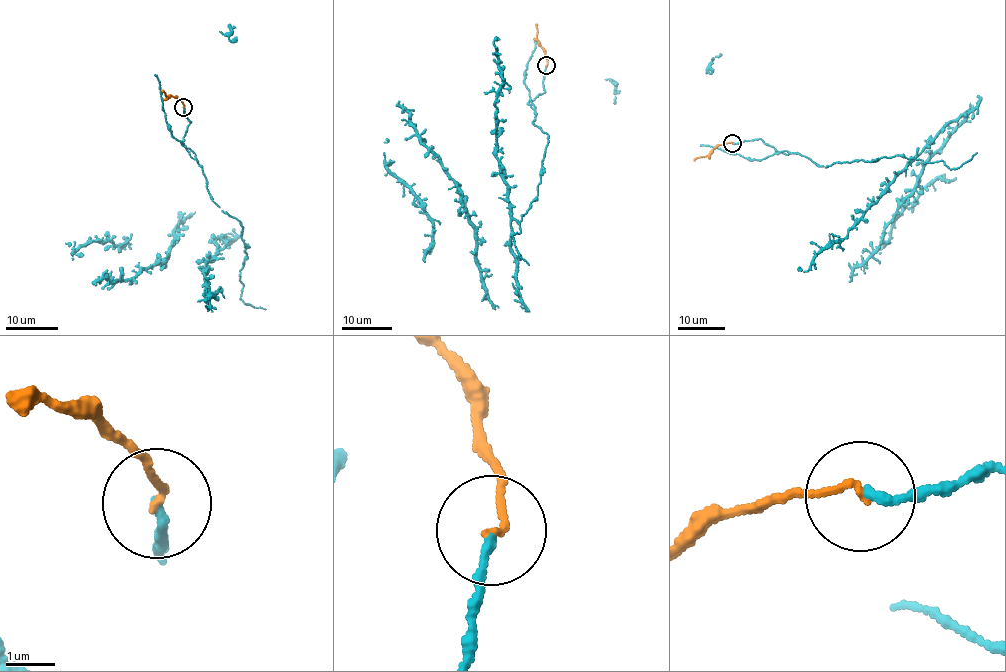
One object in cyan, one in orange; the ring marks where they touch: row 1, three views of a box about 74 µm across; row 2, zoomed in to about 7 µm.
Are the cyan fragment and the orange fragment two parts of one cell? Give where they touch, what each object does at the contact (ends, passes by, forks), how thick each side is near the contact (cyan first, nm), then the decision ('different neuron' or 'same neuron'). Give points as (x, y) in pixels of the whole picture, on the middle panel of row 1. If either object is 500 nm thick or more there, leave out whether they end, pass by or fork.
at (546, 65); cyan ends there; orange ends there; 190 nm thick on the cyan side, 130 nm on the other; same neuron

